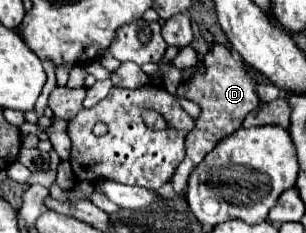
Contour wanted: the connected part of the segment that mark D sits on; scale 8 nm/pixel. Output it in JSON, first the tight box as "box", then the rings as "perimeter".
{"box":[169,45,259,193],"perimeter":[[[213,45],[209,49],[209,53],[203,59],[205,63],[205,75],[195,77],[187,83],[181,83],[177,93],[183,97],[189,97],[191,101],[195,101],[201,107],[201,115],[199,121],[195,123],[195,129],[191,129],[185,137],[185,147],[187,147],[187,155],[183,159],[183,163],[175,169],[173,177],[169,179],[169,183],[173,185],[175,193],[183,193],[187,187],[187,177],[193,171],[195,165],[199,165],[203,161],[203,157],[227,135],[231,135],[233,131],[241,129],[243,119],[247,117],[249,111],[253,111],[259,105],[259,95],[257,95],[257,85],[259,79],[255,77],[255,73],[249,69],[249,65],[239,59],[237,55],[233,55],[233,51],[225,45]]]}

